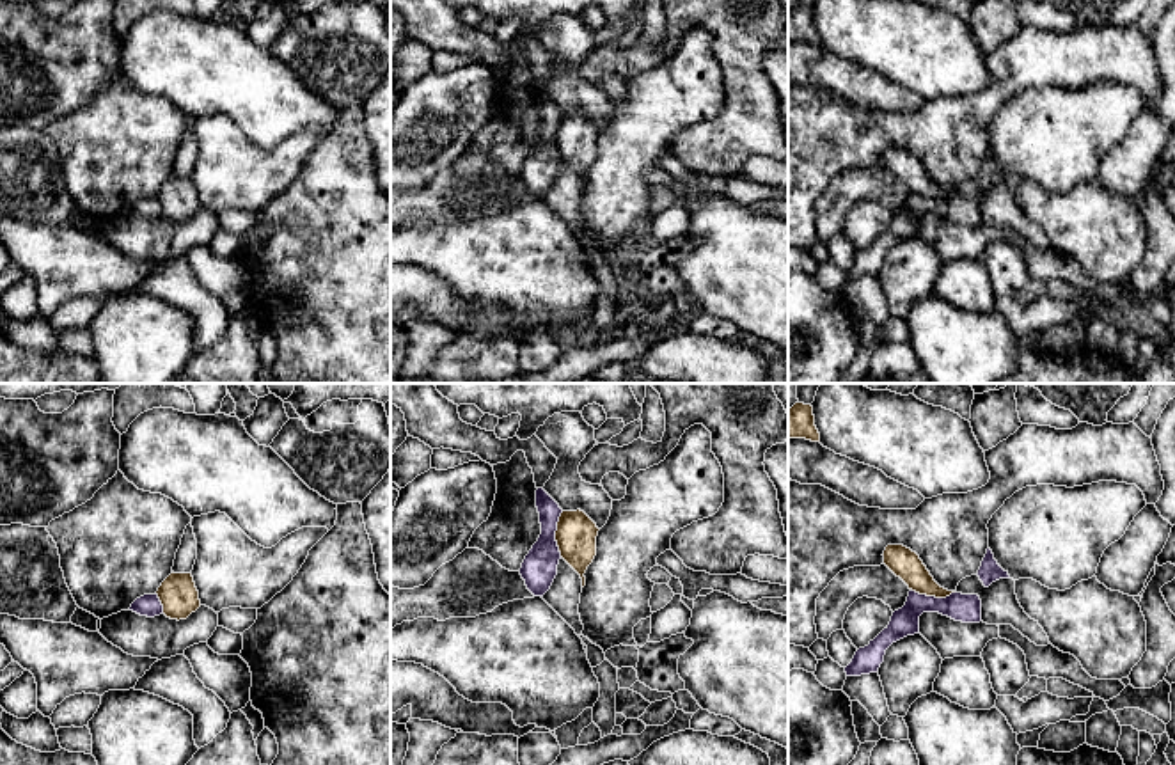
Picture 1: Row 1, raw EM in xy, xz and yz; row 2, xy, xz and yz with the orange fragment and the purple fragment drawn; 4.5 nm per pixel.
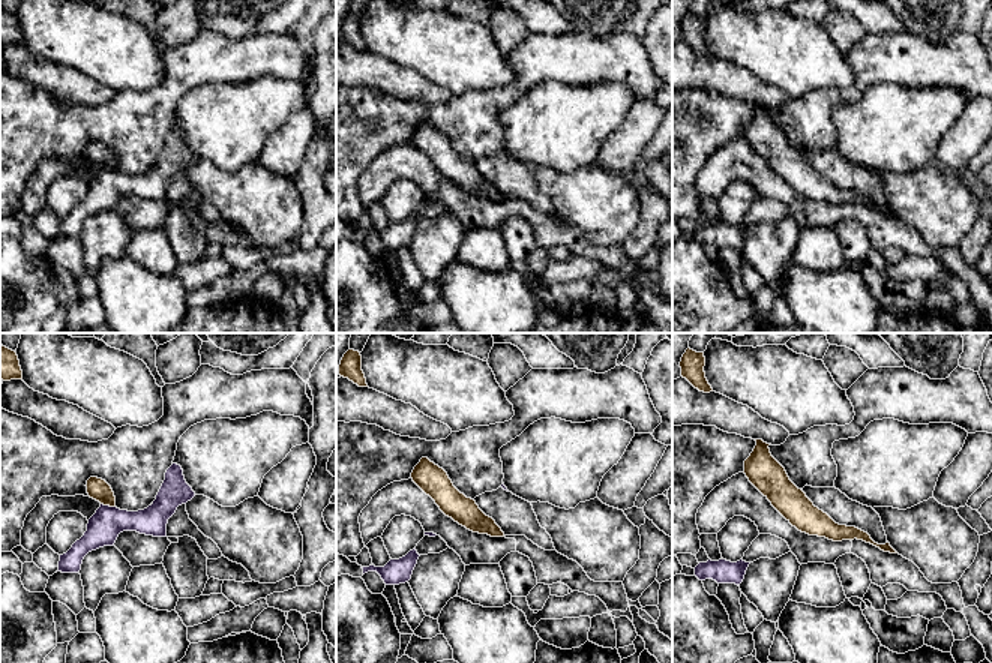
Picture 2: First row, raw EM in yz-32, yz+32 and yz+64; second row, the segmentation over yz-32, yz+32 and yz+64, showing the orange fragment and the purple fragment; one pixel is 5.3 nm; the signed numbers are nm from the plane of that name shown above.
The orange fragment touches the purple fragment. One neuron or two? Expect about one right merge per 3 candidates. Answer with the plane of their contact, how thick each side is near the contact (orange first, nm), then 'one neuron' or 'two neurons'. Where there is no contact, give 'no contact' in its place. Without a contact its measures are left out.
contact in xz; calibres 180 and 160 nm; two neurons

